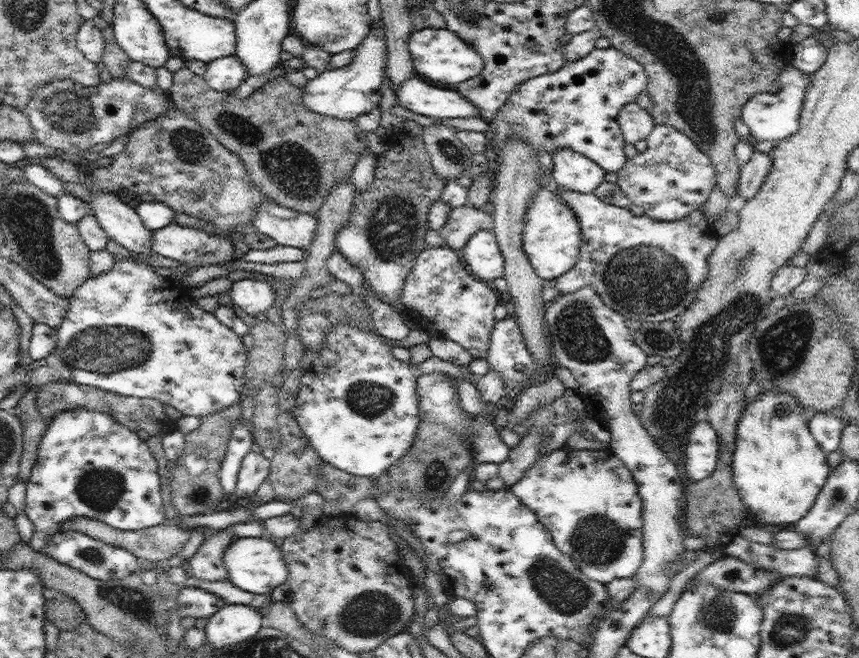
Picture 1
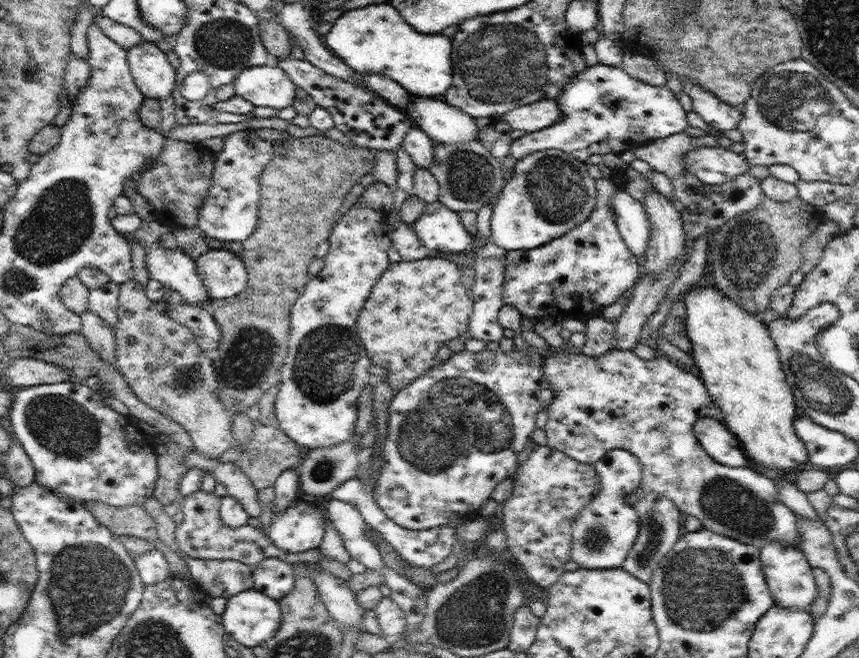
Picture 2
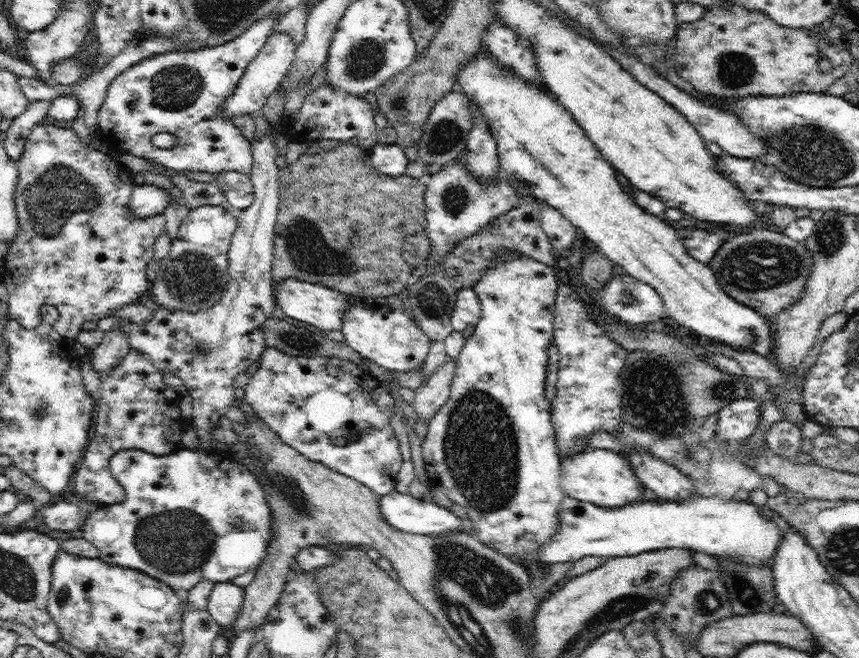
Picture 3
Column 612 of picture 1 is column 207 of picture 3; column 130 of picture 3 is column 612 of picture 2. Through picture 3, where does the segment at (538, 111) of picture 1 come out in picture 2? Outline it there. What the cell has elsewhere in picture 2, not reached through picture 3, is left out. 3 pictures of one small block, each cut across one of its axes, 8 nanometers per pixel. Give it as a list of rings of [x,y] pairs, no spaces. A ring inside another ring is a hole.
[[[600,62],[572,77],[558,96],[557,103],[560,120],[548,128],[525,133],[513,140],[511,155],[514,158],[520,160],[536,151],[556,149],[586,163],[591,154],[620,154],[644,146],[648,141],[682,132],[689,125],[688,112],[666,85],[649,85],[632,78],[620,66]]]

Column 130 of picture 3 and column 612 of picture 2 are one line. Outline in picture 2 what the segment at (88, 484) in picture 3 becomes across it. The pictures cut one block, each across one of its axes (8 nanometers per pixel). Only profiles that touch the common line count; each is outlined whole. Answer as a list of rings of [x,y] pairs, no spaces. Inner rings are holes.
[[[570,349],[554,352],[545,359],[542,371],[555,392],[547,408],[549,417],[544,428],[550,448],[561,450],[570,458],[586,464],[594,464],[608,450],[628,450],[638,457],[642,465],[640,486],[624,493],[630,506],[634,506],[647,492],[657,492],[668,497],[679,511],[698,518],[703,528],[716,534],[729,536],[758,549],[771,540],[800,549],[803,540],[796,514],[781,504],[776,482],[749,467],[736,468],[720,464],[700,446],[693,429],[694,423],[702,417],[714,417],[723,422],[719,406],[708,394],[701,378],[680,368],[666,356],[658,355],[646,361],[631,350],[612,349],[601,357],[591,357]]]

